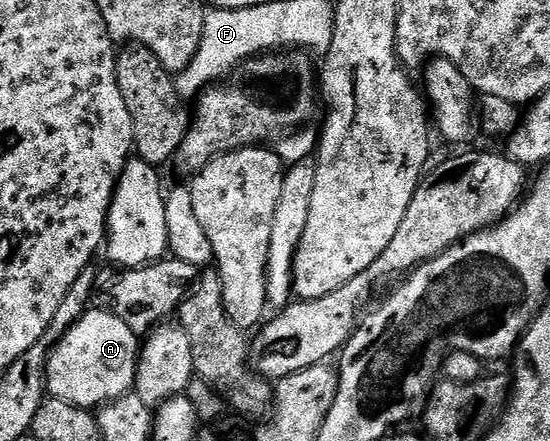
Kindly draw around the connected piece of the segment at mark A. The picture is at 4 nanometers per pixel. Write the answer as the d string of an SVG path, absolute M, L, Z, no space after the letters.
M94 307L85 313L59 339L58 344L51 348L50 360L46 362L46 388L49 396L91 411L107 405L109 401L115 401L118 397L125 397L131 392L138 371L139 334L132 332L128 323L116 316L113 311L102 309Z

